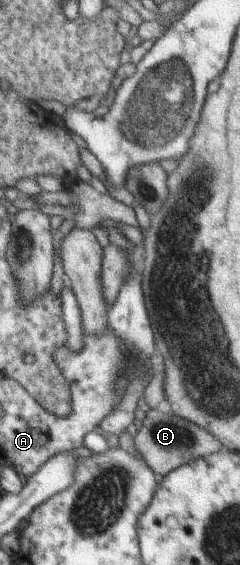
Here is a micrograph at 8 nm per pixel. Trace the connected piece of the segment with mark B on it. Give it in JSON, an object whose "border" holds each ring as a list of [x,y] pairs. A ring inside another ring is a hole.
{"border":[[[151,409],[146,413],[142,424],[141,430],[134,437],[135,448],[141,454],[145,464],[159,479],[181,465],[190,463],[196,458],[213,454],[223,448],[222,444],[205,429],[175,413]]]}

